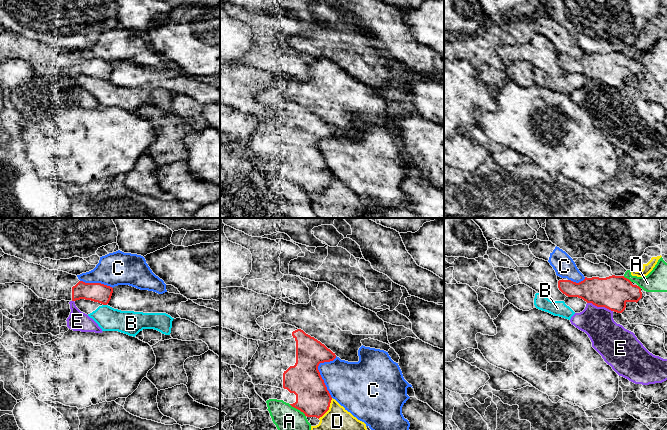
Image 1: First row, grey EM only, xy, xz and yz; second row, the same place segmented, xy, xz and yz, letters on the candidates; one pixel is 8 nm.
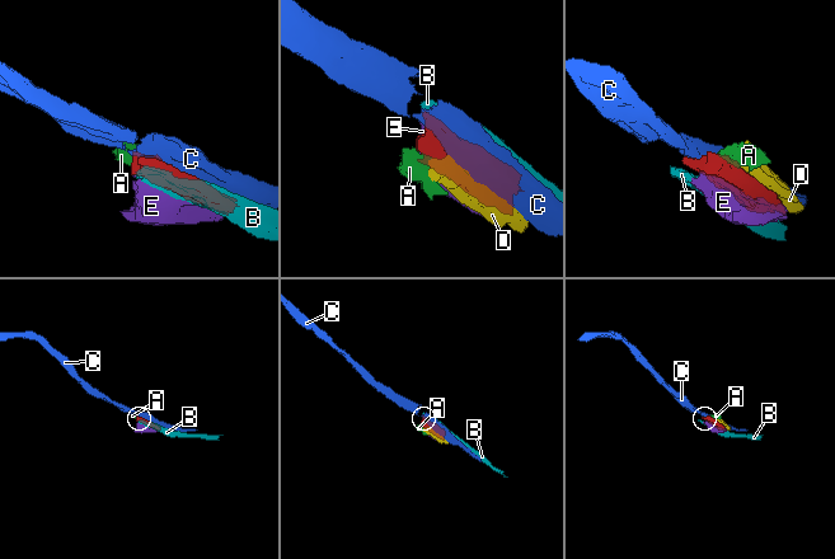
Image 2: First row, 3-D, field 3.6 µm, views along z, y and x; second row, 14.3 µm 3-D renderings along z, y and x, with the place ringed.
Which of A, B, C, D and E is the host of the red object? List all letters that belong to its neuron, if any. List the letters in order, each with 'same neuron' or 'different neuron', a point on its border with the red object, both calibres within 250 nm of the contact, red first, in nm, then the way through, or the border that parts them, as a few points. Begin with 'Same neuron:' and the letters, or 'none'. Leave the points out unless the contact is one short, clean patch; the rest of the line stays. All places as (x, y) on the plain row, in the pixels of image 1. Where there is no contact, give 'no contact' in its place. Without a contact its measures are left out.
Same neuron: none
A: different neuron; contact xz (298, 185); calibres 280 and 240 nm
B: different neuron; contact xy (105, 80); calibres 160 and 190 nm
C: different neuron; contact xz (319, 148); calibres 280 and 340 nm
D: different neuron; contact xz (328, 185); calibres 280 and 380 nm
E: different neuron; contact yz (600, 82); calibres 260 and 260 nm

